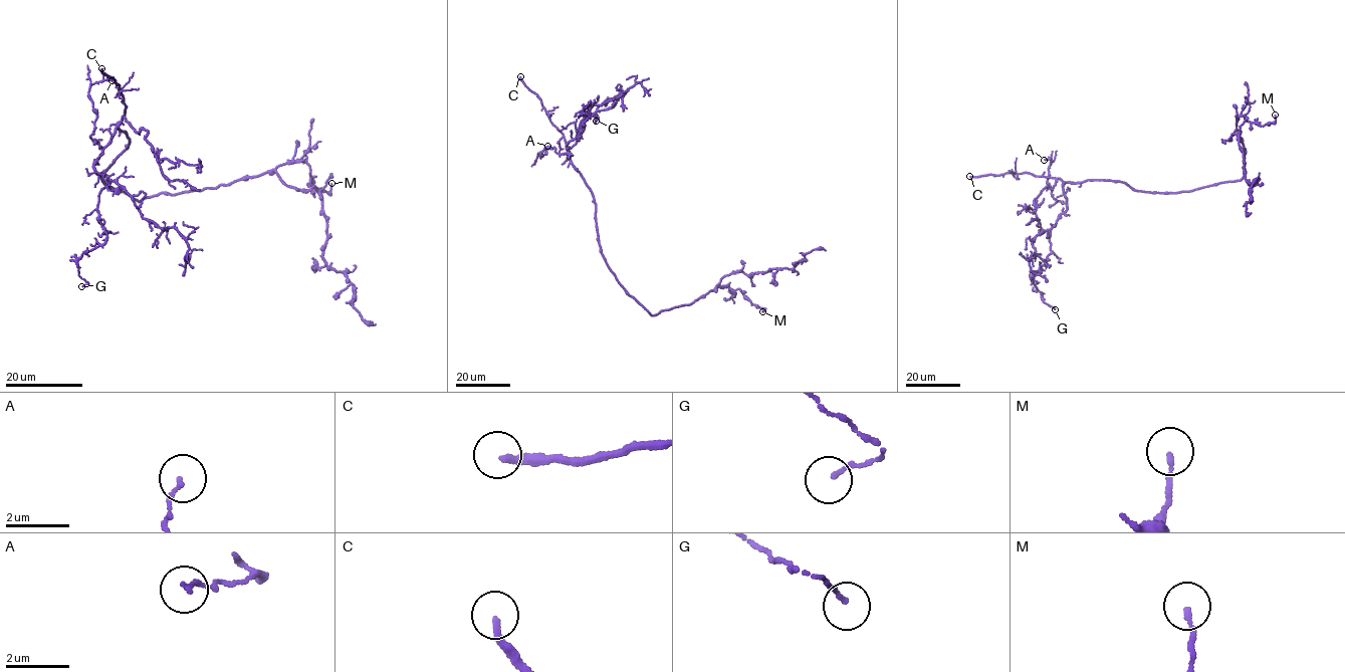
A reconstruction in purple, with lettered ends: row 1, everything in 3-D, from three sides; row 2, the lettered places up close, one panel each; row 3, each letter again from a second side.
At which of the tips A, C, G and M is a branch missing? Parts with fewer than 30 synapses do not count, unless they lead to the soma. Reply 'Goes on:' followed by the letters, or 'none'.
Goes on: C

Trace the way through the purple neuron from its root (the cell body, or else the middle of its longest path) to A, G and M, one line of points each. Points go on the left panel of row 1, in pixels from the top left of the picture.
A: (107, 186), (102, 174), (130, 140), (119, 124), (103, 147), (91, 140), (96, 113), (88, 90), (111, 80)
G: (107, 186), (131, 142), (119, 124), (94, 165), (106, 239), (77, 259), (81, 286)
M: (107, 186), (139, 201), (160, 193), (215, 188), (300, 161), (309, 166), (315, 188), (327, 193), (331, 183)

